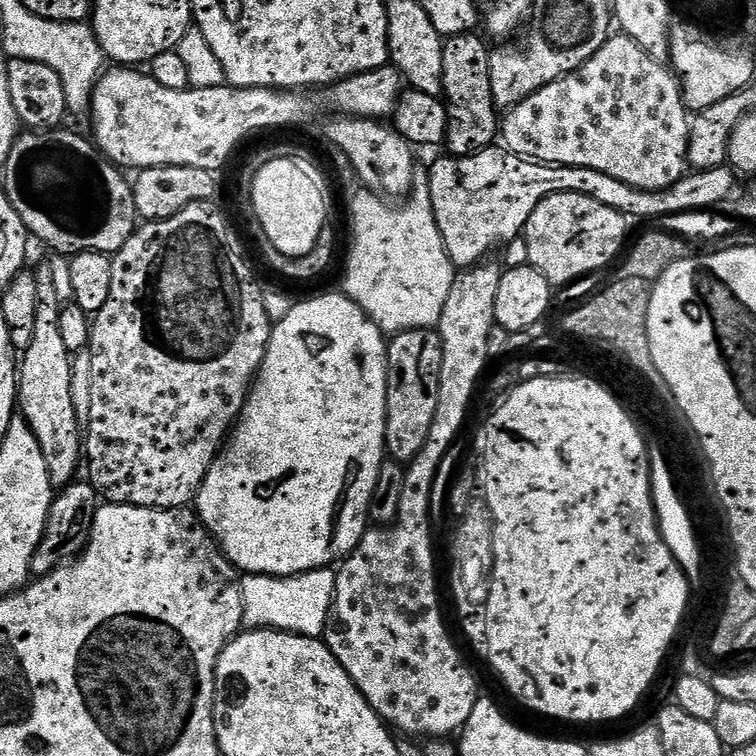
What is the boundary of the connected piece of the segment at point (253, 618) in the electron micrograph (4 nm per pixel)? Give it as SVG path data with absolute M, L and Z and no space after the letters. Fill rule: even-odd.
M331 567L315 568L300 576L245 575L240 581L245 629L274 628L278 632L296 632L299 636L323 637L328 611L336 596L336 572Z

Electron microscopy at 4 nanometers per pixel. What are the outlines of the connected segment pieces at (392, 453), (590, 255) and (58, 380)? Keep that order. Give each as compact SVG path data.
M415 328L395 333L387 341L388 349L388 393L386 394L386 434L384 447L387 455L397 462L411 462L426 446L426 434L434 426L434 414L438 410L438 390L442 374L444 343L436 328Z
M555 192L534 206L534 214L530 214L524 227L522 238L526 242L528 263L553 286L572 284L621 255L628 224L629 217L610 206L602 206L602 202L594 202L594 198L586 198L586 194Z
M48 262L42 263L41 268L35 269L36 281L38 282L38 311L36 311L36 321L34 322L34 339L30 342L30 346L22 353L22 359L18 364L18 412L27 421L28 425L34 430L34 436L38 438L38 444L42 446L42 455L46 457L46 470L50 470L50 478L53 485L63 486L73 483L77 479L76 467L82 464L82 423L75 414L74 398L71 397L71 368L73 353L68 351L65 340L62 339L62 322L60 321L61 304L57 299L57 290L54 286L53 275L51 274L51 266Z

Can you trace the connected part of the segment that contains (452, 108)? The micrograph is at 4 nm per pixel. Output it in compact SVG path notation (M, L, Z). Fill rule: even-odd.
M467 32L461 36L449 36L442 50L442 78L444 79L444 108L448 111L448 125L444 135L447 151L454 156L473 156L493 147L498 140L498 109L490 90L490 51L489 45L479 40L479 35Z

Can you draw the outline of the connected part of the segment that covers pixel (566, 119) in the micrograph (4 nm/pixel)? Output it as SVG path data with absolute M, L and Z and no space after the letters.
M613 34L608 41L578 70L542 86L530 98L507 109L502 120L502 144L523 160L557 166L586 166L602 170L618 182L626 182L644 192L658 192L677 184L689 171L688 139L690 113L680 93L680 82L661 61L650 58L636 40Z

